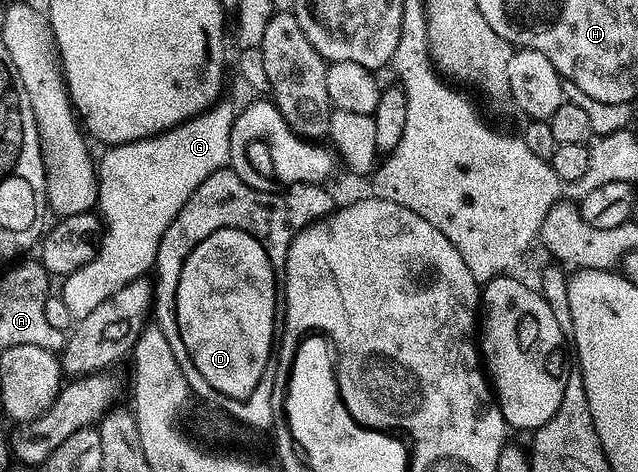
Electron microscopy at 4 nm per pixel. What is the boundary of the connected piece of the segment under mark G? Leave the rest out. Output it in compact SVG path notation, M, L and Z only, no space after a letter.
M218 102L203 114L156 135L154 139L108 148L104 152L106 155L99 159L99 211L105 214L109 232L102 243L100 240L99 250L94 254L93 260L64 280L65 291L62 290L59 296L67 303L67 308L71 309L71 317L75 321L91 317L91 313L95 313L95 309L99 309L103 301L115 297L115 293L137 279L148 276L157 266L159 245L167 229L173 224L175 217L179 217L187 201L191 201L195 189L199 189L199 185L203 185L207 177L230 166L231 133L239 111L236 106L233 108L225 102Z

